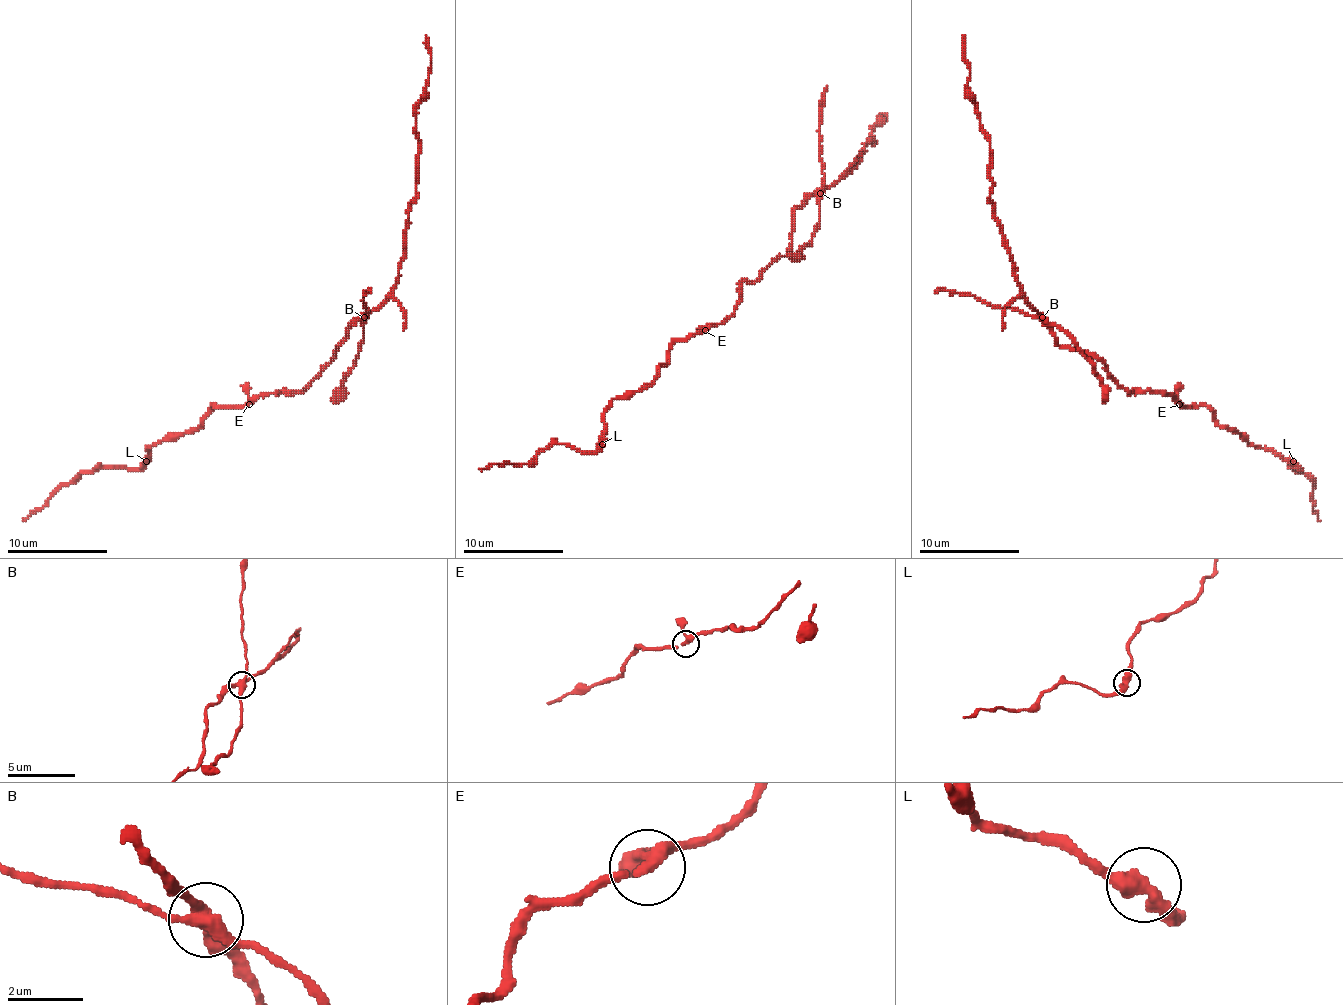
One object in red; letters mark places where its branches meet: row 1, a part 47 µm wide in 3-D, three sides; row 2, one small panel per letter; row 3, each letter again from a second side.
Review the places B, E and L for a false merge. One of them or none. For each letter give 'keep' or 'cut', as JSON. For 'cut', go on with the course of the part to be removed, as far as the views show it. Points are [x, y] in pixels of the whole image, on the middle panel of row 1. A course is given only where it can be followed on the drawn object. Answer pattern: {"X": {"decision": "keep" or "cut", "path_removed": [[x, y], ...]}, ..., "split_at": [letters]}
{"B": {"decision": "cut", "path_removed": [[819, 193], [819, 221], [812, 241], [799, 253], [789, 256]]}, "E": {"decision": "keep"}, "L": {"decision": "keep"}, "split_at": ["B"]}

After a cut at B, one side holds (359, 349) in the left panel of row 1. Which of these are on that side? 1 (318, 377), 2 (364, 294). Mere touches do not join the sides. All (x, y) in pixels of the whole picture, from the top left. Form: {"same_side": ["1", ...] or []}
{"same_side": ["2"]}

